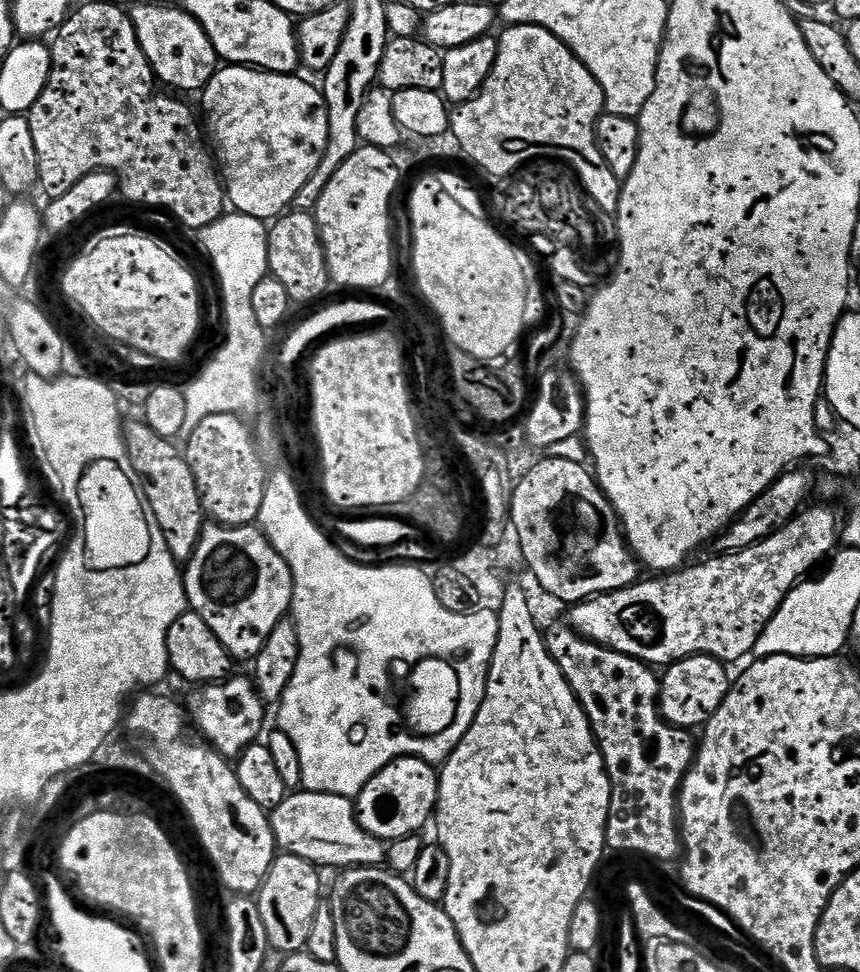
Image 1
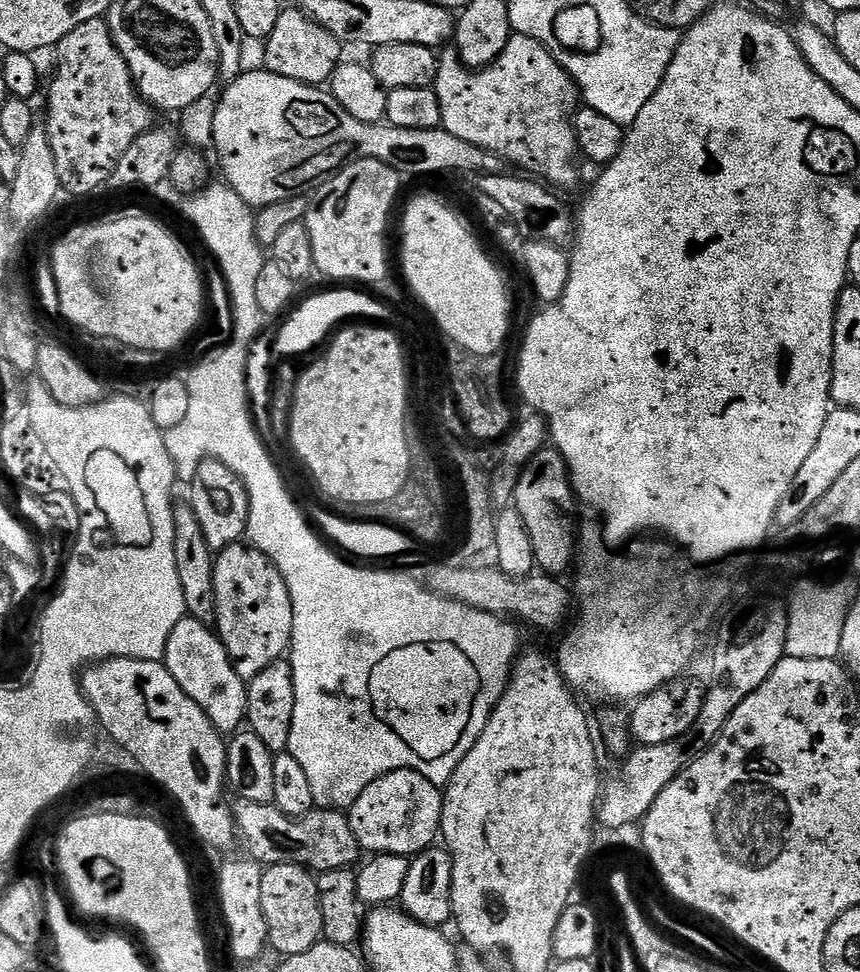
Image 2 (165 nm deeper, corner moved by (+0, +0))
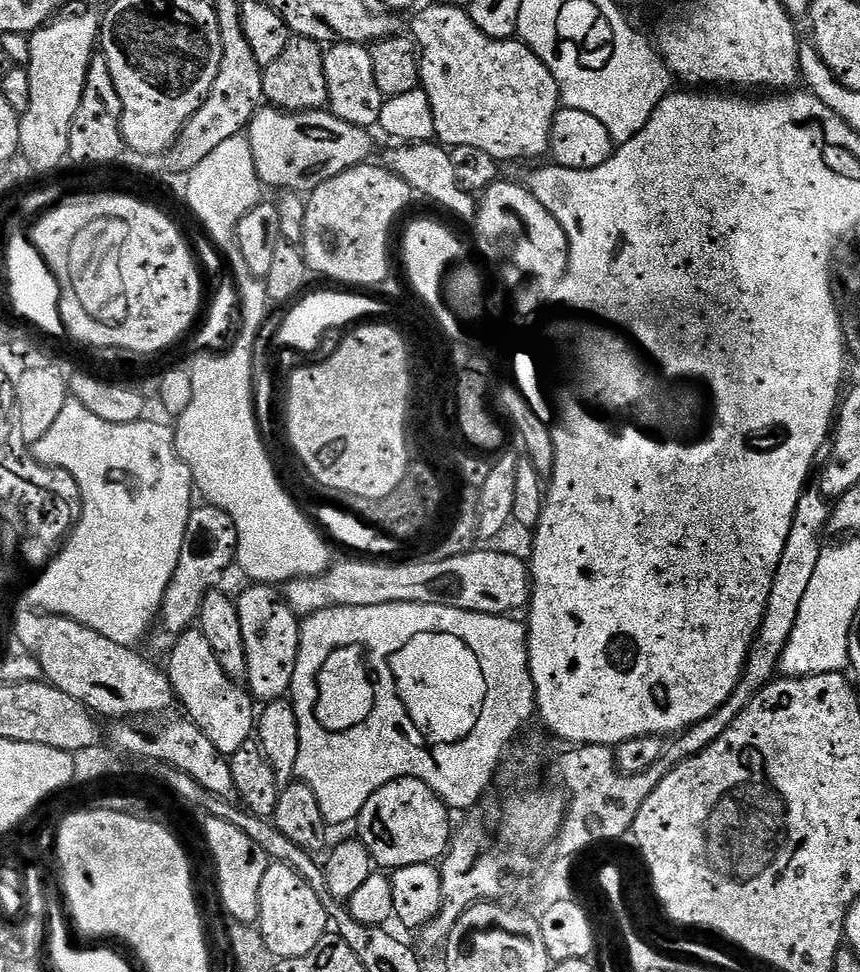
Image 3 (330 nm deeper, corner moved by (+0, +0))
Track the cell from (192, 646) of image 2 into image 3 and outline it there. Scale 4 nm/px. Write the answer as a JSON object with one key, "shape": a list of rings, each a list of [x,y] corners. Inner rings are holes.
{"shape":[[[196,626],[183,632],[168,653],[166,663],[166,673],[175,699],[185,708],[183,711],[187,719],[196,724],[198,730],[210,738],[210,742],[214,742],[214,750],[230,758],[246,747],[253,739],[257,726],[257,709],[252,709],[254,701],[251,695],[237,681],[229,678],[222,666],[218,666],[218,658],[214,658],[214,650],[206,634],[202,634]]]}

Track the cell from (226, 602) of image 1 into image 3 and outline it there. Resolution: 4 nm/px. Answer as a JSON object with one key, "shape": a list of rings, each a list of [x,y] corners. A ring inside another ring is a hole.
{"shape":[[[257,583],[248,587],[252,588],[235,597],[248,663],[246,688],[253,701],[282,700],[292,691],[292,679],[300,649],[301,621],[275,587]]]}

